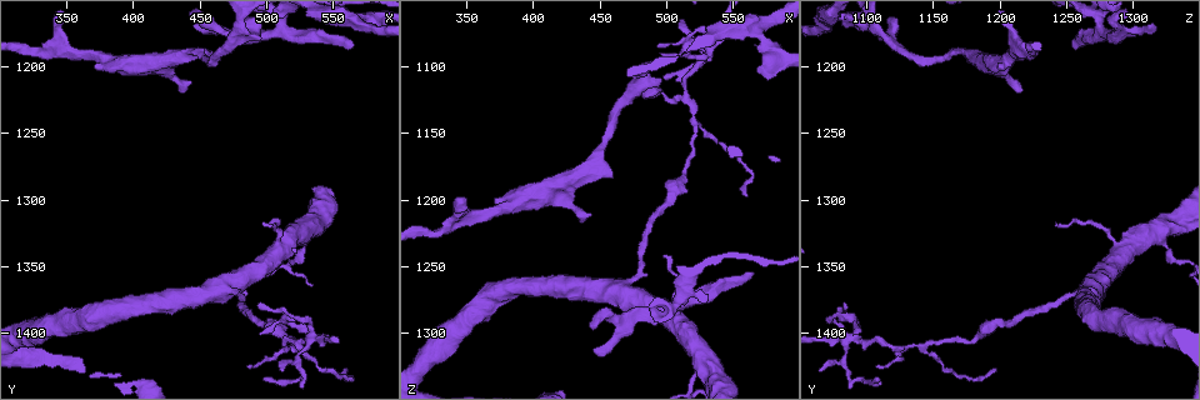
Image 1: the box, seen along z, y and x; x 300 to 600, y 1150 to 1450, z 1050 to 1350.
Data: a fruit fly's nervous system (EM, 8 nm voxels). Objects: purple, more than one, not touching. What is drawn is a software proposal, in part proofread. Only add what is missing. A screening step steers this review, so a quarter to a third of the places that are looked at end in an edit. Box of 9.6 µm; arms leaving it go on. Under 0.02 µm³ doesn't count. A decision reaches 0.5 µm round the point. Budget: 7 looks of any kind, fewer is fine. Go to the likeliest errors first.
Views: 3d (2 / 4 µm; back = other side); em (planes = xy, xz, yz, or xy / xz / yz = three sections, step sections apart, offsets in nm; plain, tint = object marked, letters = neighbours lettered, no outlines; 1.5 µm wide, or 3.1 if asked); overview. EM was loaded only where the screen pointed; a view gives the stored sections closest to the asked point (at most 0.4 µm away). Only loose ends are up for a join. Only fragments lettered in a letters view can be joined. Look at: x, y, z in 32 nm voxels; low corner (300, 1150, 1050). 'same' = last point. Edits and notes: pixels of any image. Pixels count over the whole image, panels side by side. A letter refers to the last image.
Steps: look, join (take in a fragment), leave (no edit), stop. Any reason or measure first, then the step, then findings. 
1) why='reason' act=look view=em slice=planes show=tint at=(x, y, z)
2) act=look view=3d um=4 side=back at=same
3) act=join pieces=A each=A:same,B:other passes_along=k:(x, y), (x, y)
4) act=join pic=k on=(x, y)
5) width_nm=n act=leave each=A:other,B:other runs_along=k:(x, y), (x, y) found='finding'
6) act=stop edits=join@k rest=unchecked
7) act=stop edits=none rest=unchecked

why='thick end' act=look view=3d um=4 side=back at=(458, 1190, 1182)

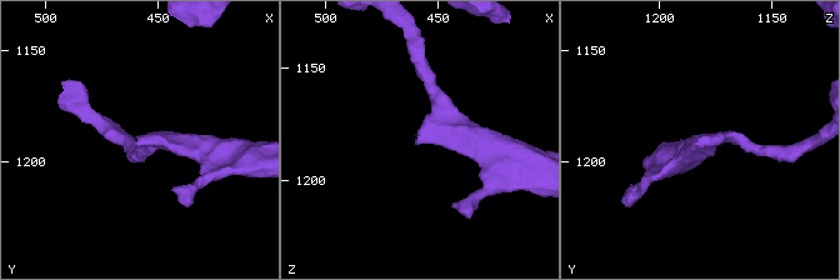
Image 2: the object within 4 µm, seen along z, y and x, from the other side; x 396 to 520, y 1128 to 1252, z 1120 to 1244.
why='now the EM' act=look view=em slice=planes show=letters at=(459, 1192, 1182)

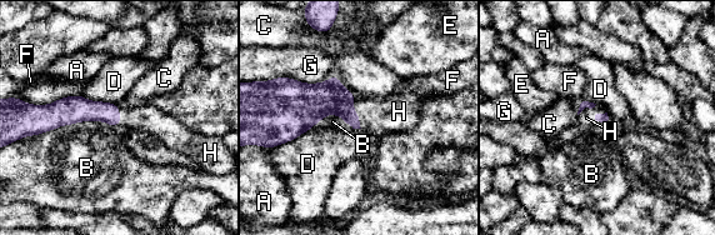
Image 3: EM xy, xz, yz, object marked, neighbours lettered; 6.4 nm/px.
act=join pieces=H each=A:other,B:other,C:other,D:other,E:other,F:other,G:other,H:same passes_along=3:(331, 96), (356, 113), (394, 114) found='the neuron continues'

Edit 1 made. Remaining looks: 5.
why='see it whole again' act=look view=overview

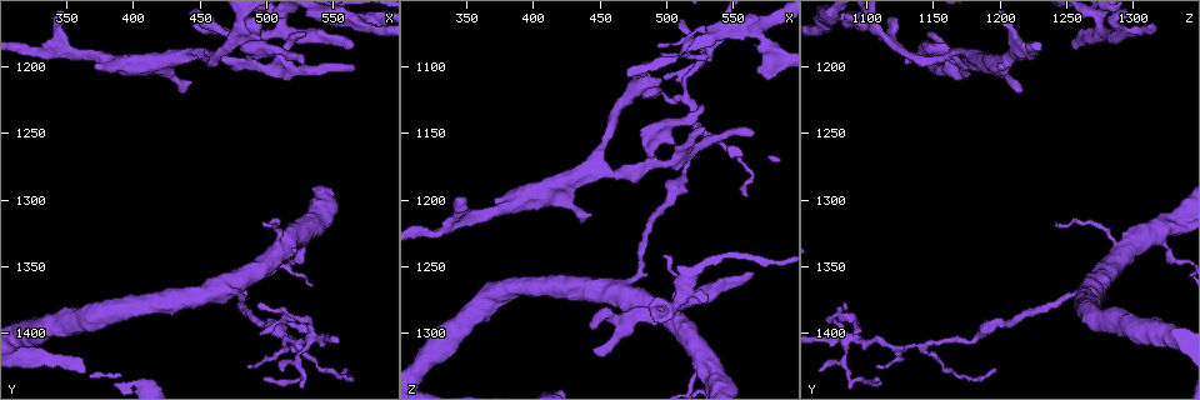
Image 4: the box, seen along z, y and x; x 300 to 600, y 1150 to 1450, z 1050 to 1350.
why='an open end' act=look view=3d um=2 at=(562, 1186, 1254)

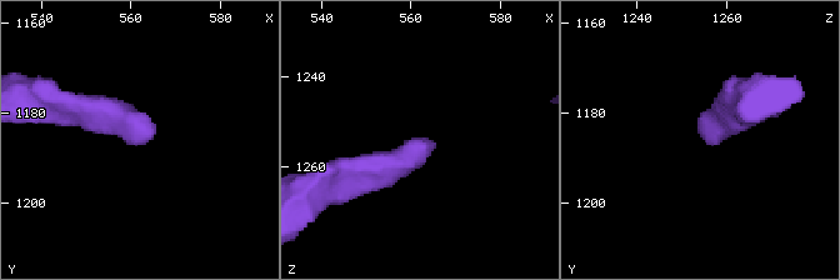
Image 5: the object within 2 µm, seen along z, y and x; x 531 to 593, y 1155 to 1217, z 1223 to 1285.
act=look view=em slice=planes show=tint at=(565, 1185, 1255)

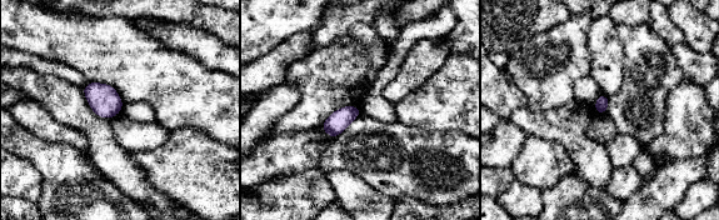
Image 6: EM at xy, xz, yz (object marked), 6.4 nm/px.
why='see the neighbours' act=look view=em slice=planes show=letters at=same

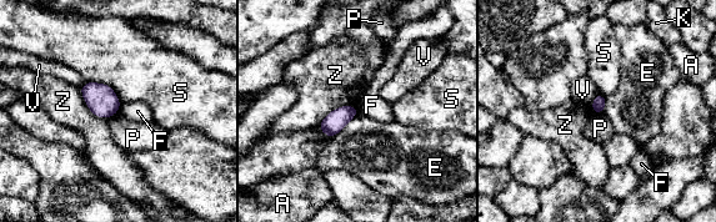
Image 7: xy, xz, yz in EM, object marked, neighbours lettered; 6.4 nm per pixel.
act=leave each=A:other,E:other,F:other,K:other,P:other,S:other,V:other,Z:other found='none of them fits'

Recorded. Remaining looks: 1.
act=stop edits=join@3 rest=unchecked

